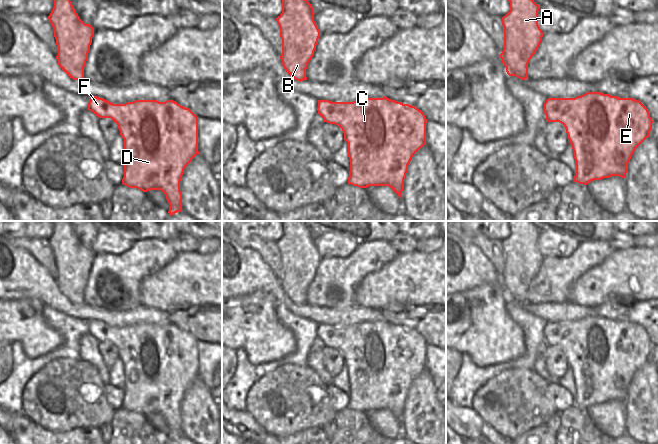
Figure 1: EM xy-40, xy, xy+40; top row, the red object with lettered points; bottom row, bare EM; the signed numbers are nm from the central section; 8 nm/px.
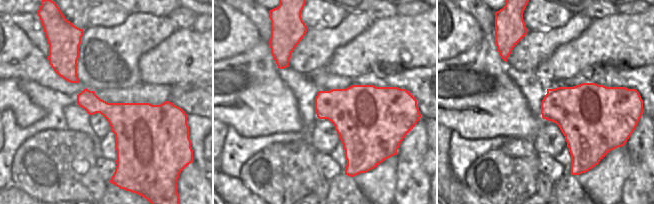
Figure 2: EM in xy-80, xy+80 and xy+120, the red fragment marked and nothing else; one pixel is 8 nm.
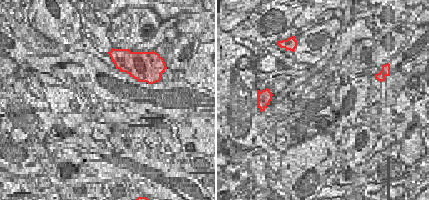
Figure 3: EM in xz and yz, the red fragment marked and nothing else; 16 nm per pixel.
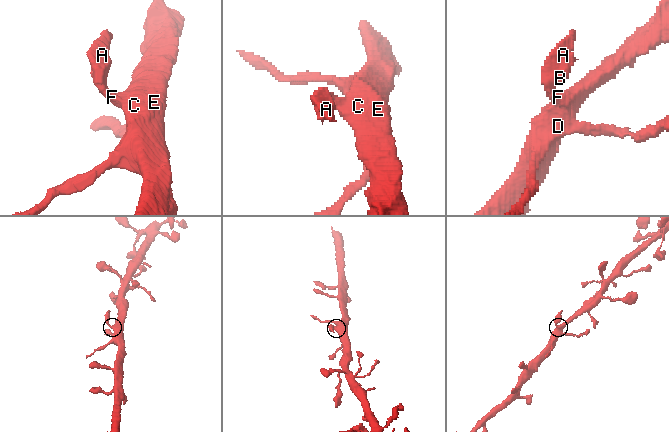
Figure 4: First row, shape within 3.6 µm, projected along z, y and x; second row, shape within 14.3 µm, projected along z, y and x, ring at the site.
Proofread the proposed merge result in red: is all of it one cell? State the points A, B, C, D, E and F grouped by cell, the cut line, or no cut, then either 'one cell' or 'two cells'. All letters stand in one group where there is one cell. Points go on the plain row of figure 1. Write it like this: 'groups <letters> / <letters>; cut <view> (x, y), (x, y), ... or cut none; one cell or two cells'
groups A B C D E F; cut none; one cell

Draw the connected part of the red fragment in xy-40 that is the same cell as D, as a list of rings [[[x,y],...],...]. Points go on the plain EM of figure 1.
[[[92,320],[88,334],[99,342],[111,342],[124,363],[124,401],[122,408],[143,416],[161,414],[170,429],[169,439],[182,436],[180,405],[184,393],[198,375],[198,341],[189,332],[173,324],[135,324],[125,328],[113,328]]]

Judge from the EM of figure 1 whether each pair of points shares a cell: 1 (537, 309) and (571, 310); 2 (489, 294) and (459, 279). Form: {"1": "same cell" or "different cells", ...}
{"1": "same cell", "2": "different cells"}

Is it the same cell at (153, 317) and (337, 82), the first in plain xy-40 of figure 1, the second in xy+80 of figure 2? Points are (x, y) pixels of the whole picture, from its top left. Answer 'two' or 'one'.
one

